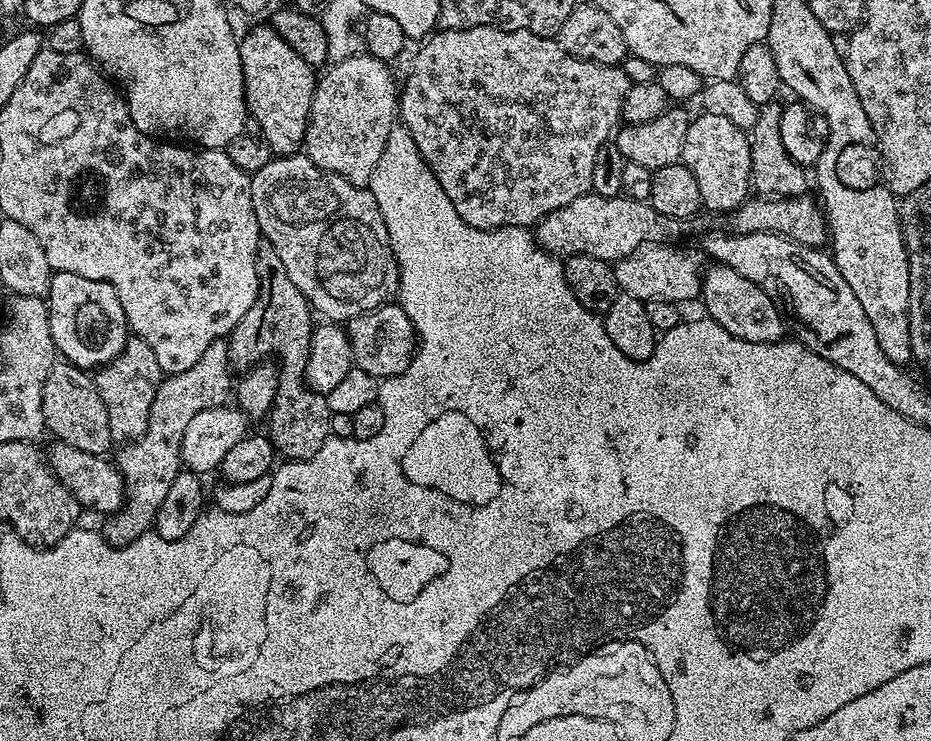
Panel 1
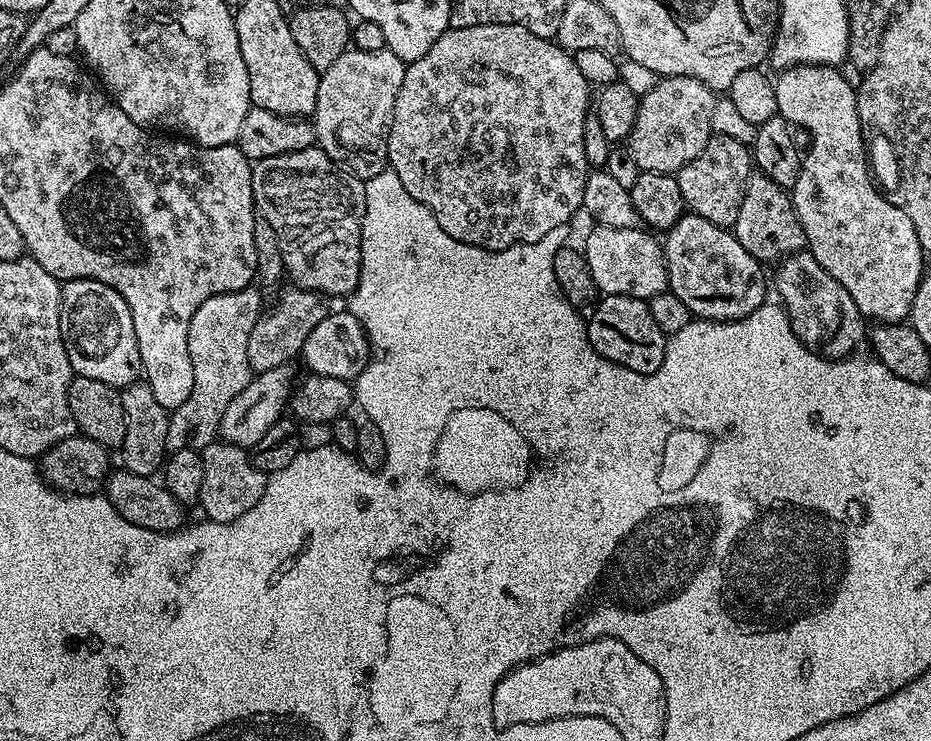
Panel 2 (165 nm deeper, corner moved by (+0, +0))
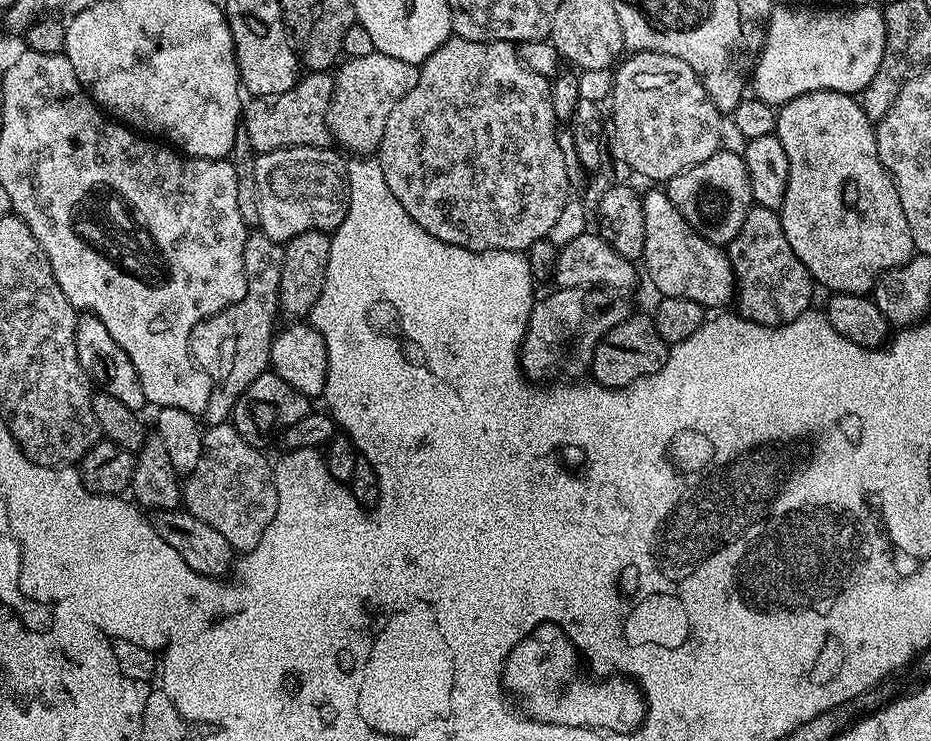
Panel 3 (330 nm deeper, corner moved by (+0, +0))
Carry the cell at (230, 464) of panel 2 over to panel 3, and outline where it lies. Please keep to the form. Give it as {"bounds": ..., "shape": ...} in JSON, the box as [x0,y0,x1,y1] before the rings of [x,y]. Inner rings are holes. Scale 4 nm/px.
{"bounds":[182,423,278,554],"shape":[[[232,423],[213,424],[204,432],[202,458],[198,458],[198,466],[194,466],[182,484],[182,504],[186,511],[214,526],[214,530],[218,530],[218,534],[222,534],[222,538],[226,538],[226,542],[230,542],[230,546],[240,554],[258,546],[262,537],[267,536],[270,522],[274,522],[274,514],[278,510],[273,465],[270,460],[268,464],[264,455],[261,449],[250,446]]]}

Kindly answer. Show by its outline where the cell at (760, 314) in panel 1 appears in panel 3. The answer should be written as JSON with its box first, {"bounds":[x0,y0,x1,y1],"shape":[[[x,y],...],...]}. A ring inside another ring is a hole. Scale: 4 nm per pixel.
{"bounds":[642,186,736,310],"shape":[[[652,186],[642,196],[642,214],[646,218],[646,242],[642,257],[642,268],[648,271],[654,287],[661,297],[690,298],[705,310],[720,310],[723,304],[732,304],[736,294],[736,275],[728,253],[719,244],[703,240],[678,214],[678,206],[670,202],[667,191]]]}

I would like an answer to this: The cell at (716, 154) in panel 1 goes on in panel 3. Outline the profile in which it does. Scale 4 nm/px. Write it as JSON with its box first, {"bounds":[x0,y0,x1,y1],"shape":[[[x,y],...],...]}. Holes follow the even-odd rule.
{"bounds":[666,150,754,246],"shape":[[[723,150],[710,154],[710,158],[667,180],[666,191],[670,202],[678,206],[678,214],[686,218],[692,229],[703,240],[721,246],[727,246],[738,230],[742,230],[742,222],[746,222],[746,214],[754,206],[750,194],[750,174],[743,156]]]}

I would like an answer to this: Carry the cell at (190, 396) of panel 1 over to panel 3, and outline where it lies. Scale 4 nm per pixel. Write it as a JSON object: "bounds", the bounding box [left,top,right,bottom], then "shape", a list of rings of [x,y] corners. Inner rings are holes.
{"bounds":[188,230,284,425],"shape":[[[259,230],[253,231],[246,238],[246,246],[242,250],[246,270],[246,294],[242,302],[234,302],[234,306],[194,326],[188,349],[192,351],[196,367],[212,379],[210,402],[206,402],[206,410],[202,413],[209,425],[225,423],[250,382],[269,371],[268,355],[274,339],[272,319],[280,312],[283,261],[284,244]]]}

